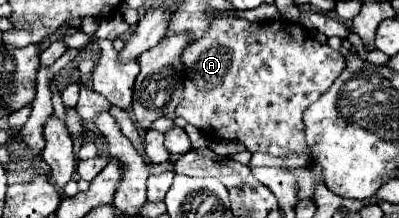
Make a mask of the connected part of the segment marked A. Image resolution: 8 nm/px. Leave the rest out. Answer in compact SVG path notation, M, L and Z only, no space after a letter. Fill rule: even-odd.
M218 18L210 30L184 50L186 80L184 100L176 108L188 124L218 140L242 142L250 152L264 152L272 156L288 156L294 152L310 152L304 140L302 112L318 100L344 70L344 56L328 44L320 44L302 24L274 20L274 22L246 22L240 18Z

